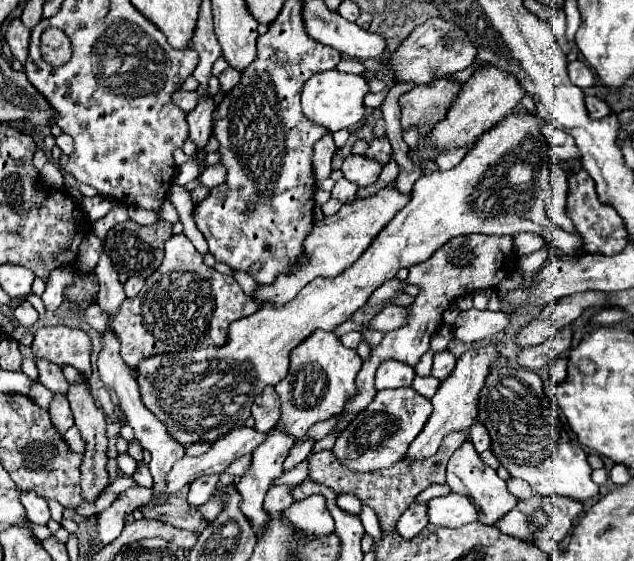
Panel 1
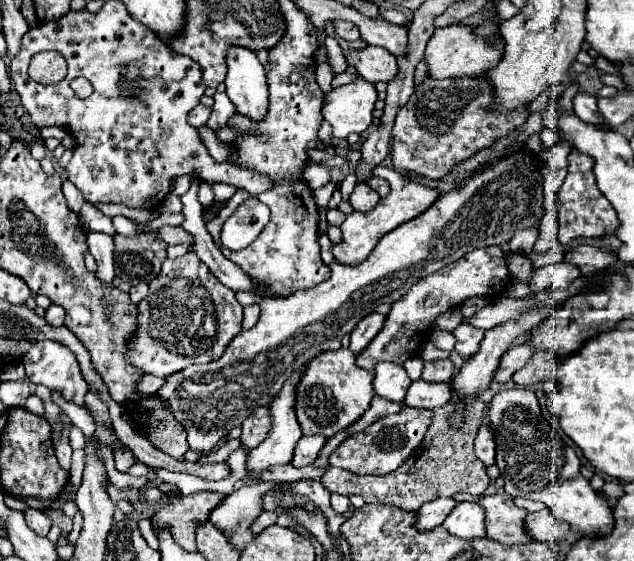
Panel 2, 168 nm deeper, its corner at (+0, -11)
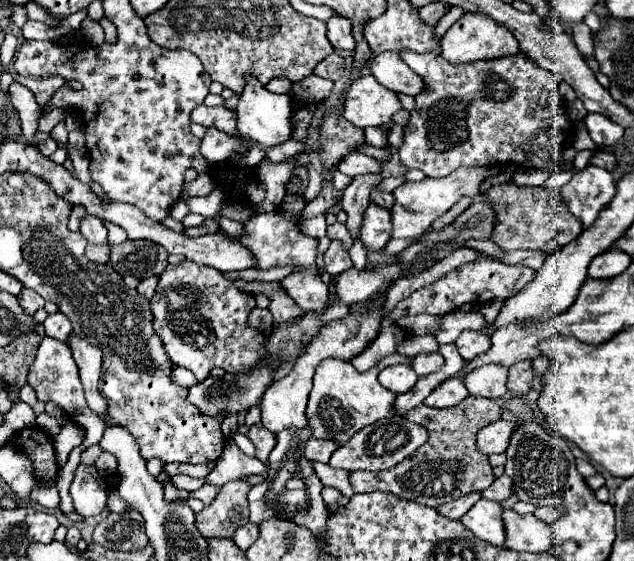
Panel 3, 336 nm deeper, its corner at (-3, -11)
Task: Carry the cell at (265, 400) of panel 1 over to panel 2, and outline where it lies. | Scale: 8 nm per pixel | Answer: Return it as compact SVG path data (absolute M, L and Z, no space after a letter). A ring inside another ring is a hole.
M257 407L255 413L243 421L241 443L247 449L255 449L267 437L271 425L273 425L273 417L269 415L269 407Z

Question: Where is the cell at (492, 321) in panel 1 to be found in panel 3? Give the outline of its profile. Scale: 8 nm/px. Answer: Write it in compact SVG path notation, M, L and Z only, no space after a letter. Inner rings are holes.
M464 331L458 339L456 339L456 347L458 347L458 353L470 361L474 359L476 355L488 351L490 347L490 337L482 331Z

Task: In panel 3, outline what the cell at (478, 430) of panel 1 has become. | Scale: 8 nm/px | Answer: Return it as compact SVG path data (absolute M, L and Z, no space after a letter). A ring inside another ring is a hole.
M496 421L478 433L476 445L486 455L504 453L508 447L508 439L512 437L512 431L516 431L514 421Z

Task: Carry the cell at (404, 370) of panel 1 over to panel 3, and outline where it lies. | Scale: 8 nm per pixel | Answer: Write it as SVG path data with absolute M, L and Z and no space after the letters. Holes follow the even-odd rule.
M392 365L392 367L386 367L384 371L380 371L378 381L380 381L380 385L384 385L386 389L390 389L394 393L406 393L408 389L412 389L412 385L416 385L418 375L414 373L414 369L410 365Z

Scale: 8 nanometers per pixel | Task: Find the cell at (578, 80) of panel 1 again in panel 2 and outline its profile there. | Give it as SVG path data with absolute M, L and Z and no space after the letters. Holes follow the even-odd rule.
M577 93L573 99L573 111L577 111L577 115L587 121L587 123L595 123L597 127L605 127L601 123L601 115L597 113L597 99L589 93Z

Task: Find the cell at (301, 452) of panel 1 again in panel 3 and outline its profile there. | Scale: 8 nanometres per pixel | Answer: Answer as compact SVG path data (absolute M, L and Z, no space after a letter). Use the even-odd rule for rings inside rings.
M308 439L304 455L306 455L310 461L328 463L330 455L332 455L338 447L340 447L340 445L338 445L338 443L332 443L330 439Z

